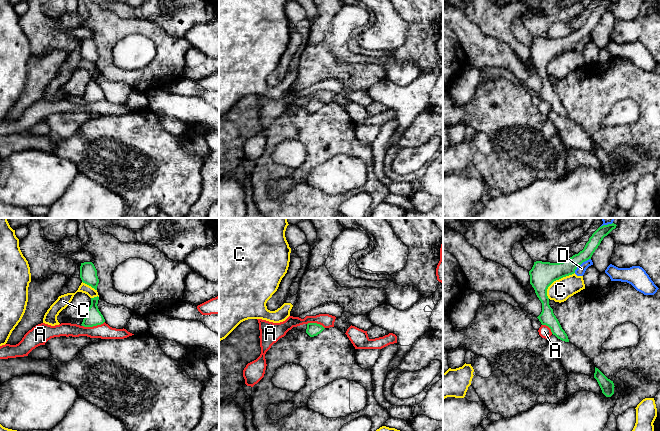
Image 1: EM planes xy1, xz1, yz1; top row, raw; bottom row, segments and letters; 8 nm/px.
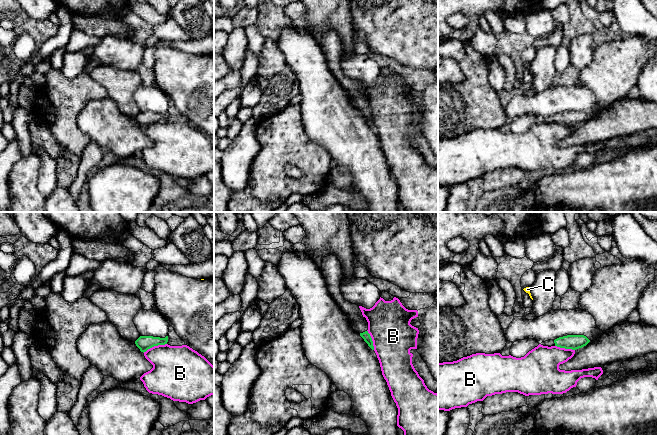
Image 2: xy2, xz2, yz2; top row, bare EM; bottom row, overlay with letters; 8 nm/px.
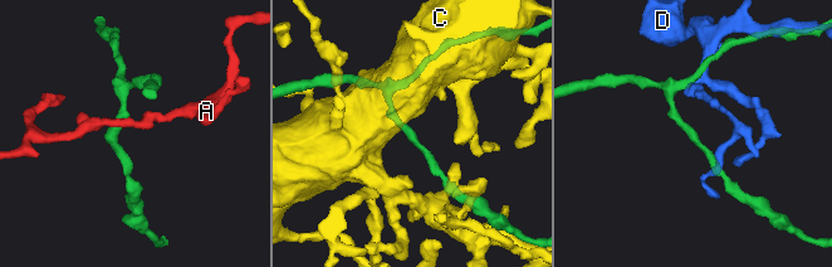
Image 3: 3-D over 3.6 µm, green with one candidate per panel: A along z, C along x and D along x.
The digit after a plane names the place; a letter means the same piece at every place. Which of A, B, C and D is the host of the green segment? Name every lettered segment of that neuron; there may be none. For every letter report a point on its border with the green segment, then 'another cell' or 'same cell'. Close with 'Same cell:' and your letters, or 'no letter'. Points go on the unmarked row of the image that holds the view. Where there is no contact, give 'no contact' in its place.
A: xy1 (93, 101) | another cell
B: xy2 (154, 121) | another cell
C: yz1 (556, 55) | another cell
D: yz1 (581, 39) | another cell
Same cell: no letter

